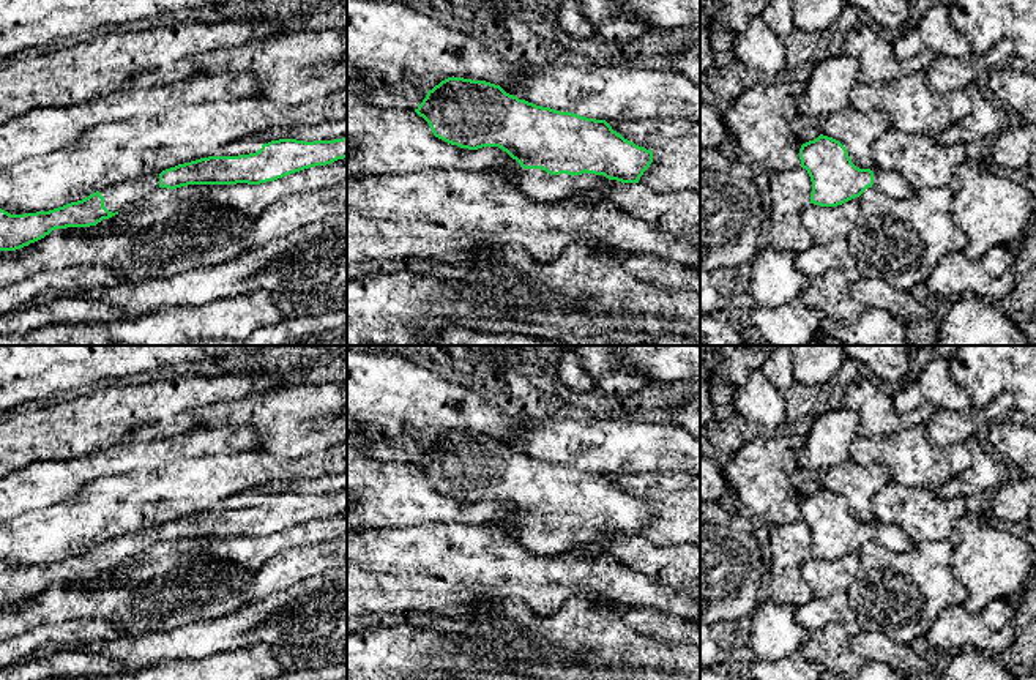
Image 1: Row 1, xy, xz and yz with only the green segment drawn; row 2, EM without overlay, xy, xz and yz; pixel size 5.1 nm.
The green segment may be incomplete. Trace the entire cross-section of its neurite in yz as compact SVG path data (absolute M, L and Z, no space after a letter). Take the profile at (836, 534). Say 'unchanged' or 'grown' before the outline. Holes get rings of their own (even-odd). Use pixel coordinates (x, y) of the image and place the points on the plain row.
grown; M820 488L799 502L801 521L812 535L811 557L837 560L859 551L867 541L877 541L896 554L910 551L915 544L908 533L896 525L856 521L847 502L836 492Z

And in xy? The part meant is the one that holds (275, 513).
grown; M347 491L334 494L279 492L263 497L255 506L208 510L96 544L63 560L11 568L0 562L0 604L16 604L55 582L90 581L118 568L159 541L188 538L260 538L285 529L326 519L347 511Z

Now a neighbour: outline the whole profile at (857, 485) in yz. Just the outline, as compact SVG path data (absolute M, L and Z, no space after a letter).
M850 459L839 467L812 472L812 480L823 489L839 494L856 521L870 522L872 497L891 481L891 470L883 462L859 465Z

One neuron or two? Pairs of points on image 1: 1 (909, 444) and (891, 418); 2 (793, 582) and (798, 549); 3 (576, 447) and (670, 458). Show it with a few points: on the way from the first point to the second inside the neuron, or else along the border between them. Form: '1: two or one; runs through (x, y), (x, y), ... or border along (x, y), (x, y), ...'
1: two; border along (923, 425), (864, 437)
2: one; runs through (793, 575), (793, 557)
3: one; runs through (599, 447), (647, 448)

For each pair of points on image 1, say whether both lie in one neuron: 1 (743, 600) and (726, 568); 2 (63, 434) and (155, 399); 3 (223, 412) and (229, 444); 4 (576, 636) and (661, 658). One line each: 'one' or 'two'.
1: one
2: one
3: two
4: one

